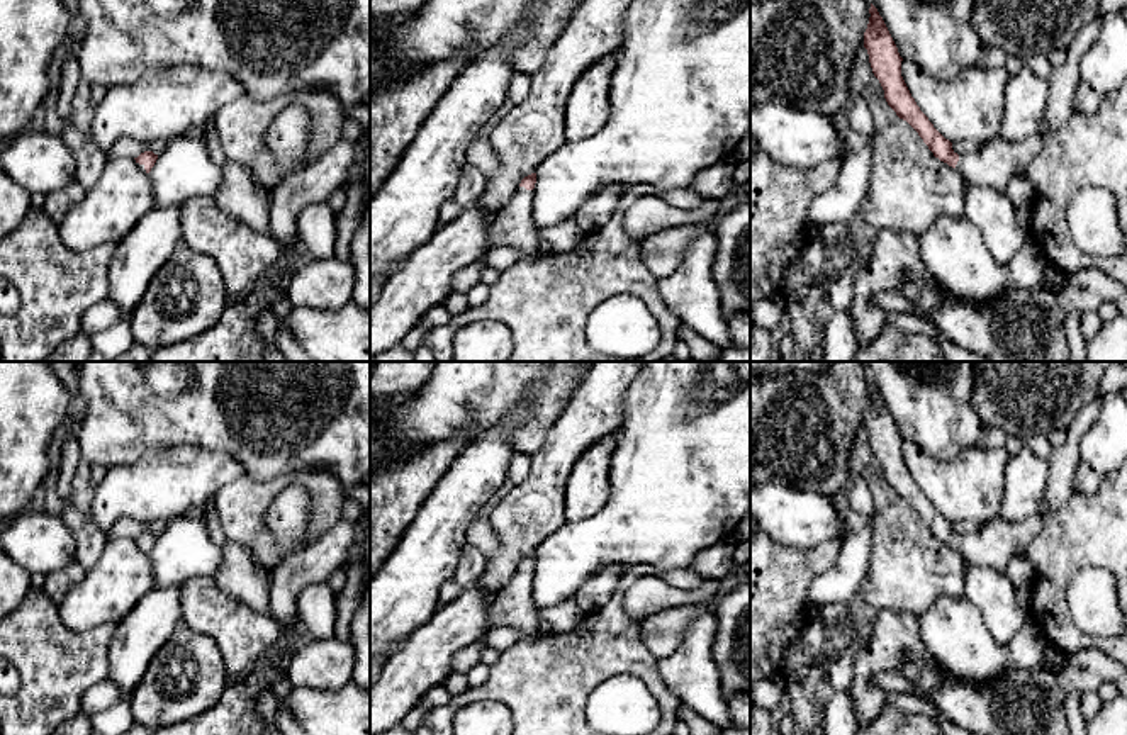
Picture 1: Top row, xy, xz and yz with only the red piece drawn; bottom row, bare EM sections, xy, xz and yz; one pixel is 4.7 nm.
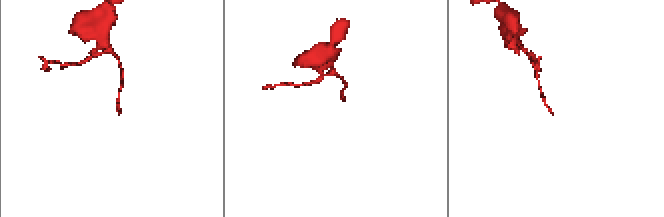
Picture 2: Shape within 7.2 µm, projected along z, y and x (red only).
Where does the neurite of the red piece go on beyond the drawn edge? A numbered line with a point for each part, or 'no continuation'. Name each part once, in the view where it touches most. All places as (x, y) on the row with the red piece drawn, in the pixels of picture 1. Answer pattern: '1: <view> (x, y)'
1: xz (513, 226)

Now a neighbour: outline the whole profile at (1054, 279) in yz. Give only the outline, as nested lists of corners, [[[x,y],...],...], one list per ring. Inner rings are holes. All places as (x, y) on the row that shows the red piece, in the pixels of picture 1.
[[[1047,263],[1046,270],[1044,270],[1044,280],[1042,280],[1042,283],[1046,283],[1049,287],[1049,292],[1052,295],[1061,299],[1063,292],[1064,292],[1064,287],[1068,283],[1068,273],[1061,272],[1054,265]]]

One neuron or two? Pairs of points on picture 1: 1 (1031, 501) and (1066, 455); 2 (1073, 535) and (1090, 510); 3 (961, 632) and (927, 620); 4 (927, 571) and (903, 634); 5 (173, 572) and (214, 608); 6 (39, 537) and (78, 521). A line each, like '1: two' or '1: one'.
1: two
2: one
3: one
4: two
5: two
6: two

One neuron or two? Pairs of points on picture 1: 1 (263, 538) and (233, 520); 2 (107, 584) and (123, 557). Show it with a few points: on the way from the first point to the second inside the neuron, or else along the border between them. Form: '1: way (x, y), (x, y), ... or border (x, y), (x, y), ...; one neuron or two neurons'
1: way (257, 537), (240, 520); one neuron
2: way (114, 577), (123, 569), (123, 564); one neuron

